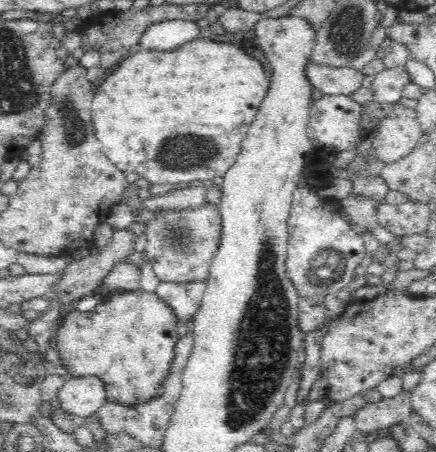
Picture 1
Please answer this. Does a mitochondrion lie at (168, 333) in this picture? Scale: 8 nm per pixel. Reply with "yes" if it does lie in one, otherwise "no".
no

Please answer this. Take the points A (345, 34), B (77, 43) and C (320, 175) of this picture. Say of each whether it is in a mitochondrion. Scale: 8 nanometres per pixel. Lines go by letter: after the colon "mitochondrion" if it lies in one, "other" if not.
A: mitochondrion
B: other
C: other

